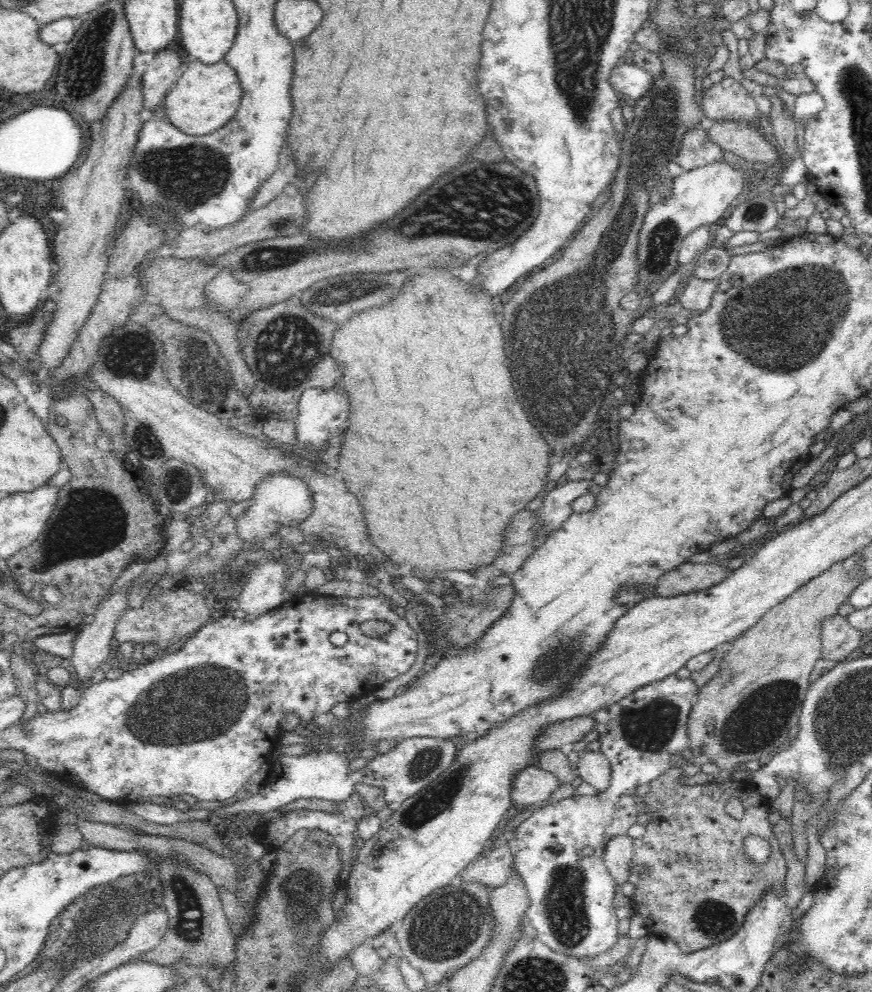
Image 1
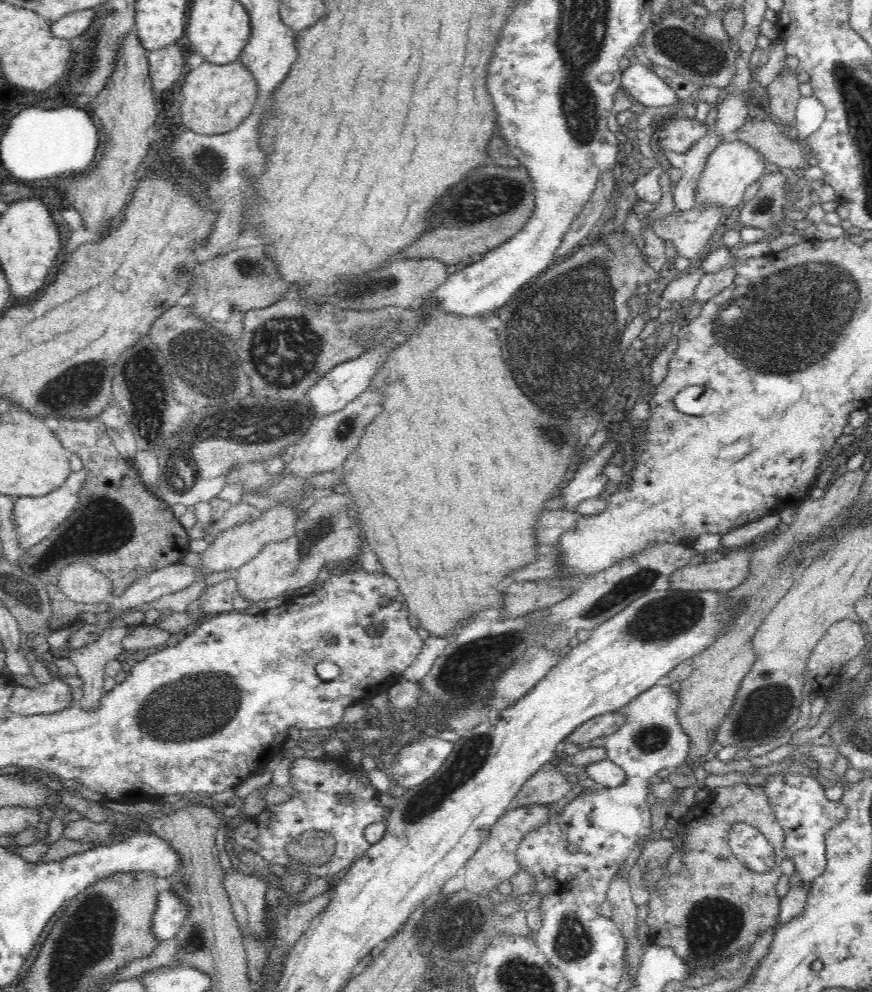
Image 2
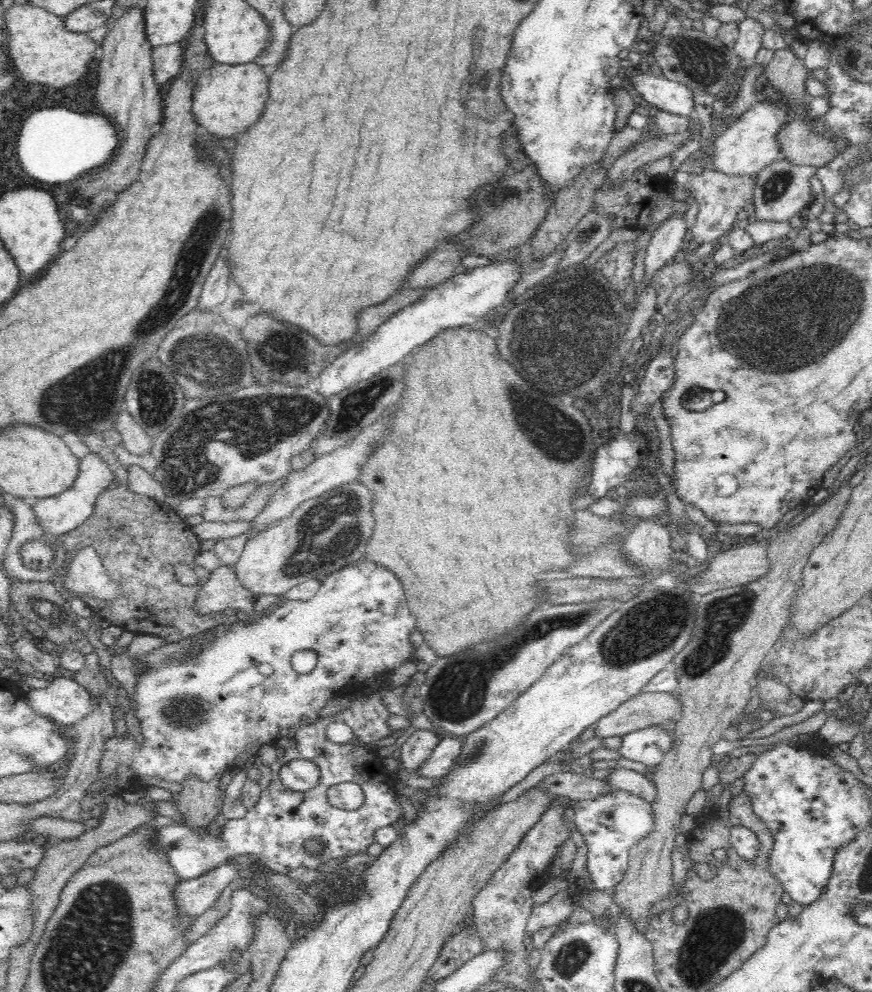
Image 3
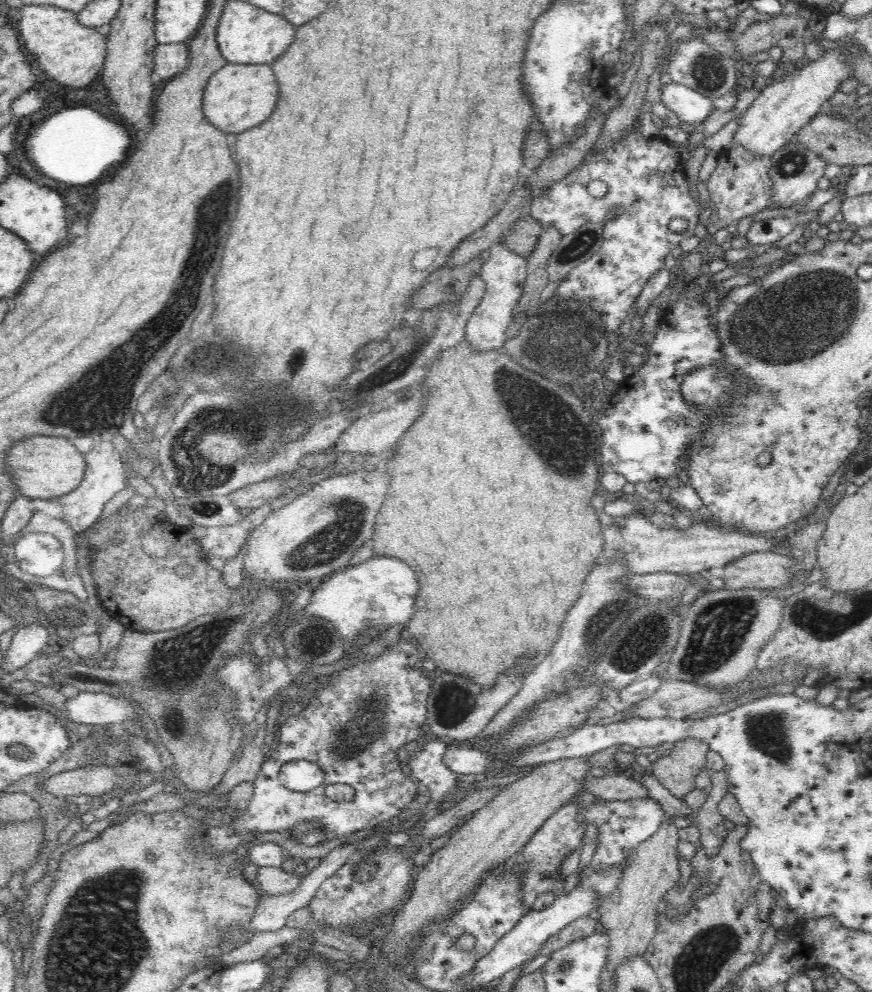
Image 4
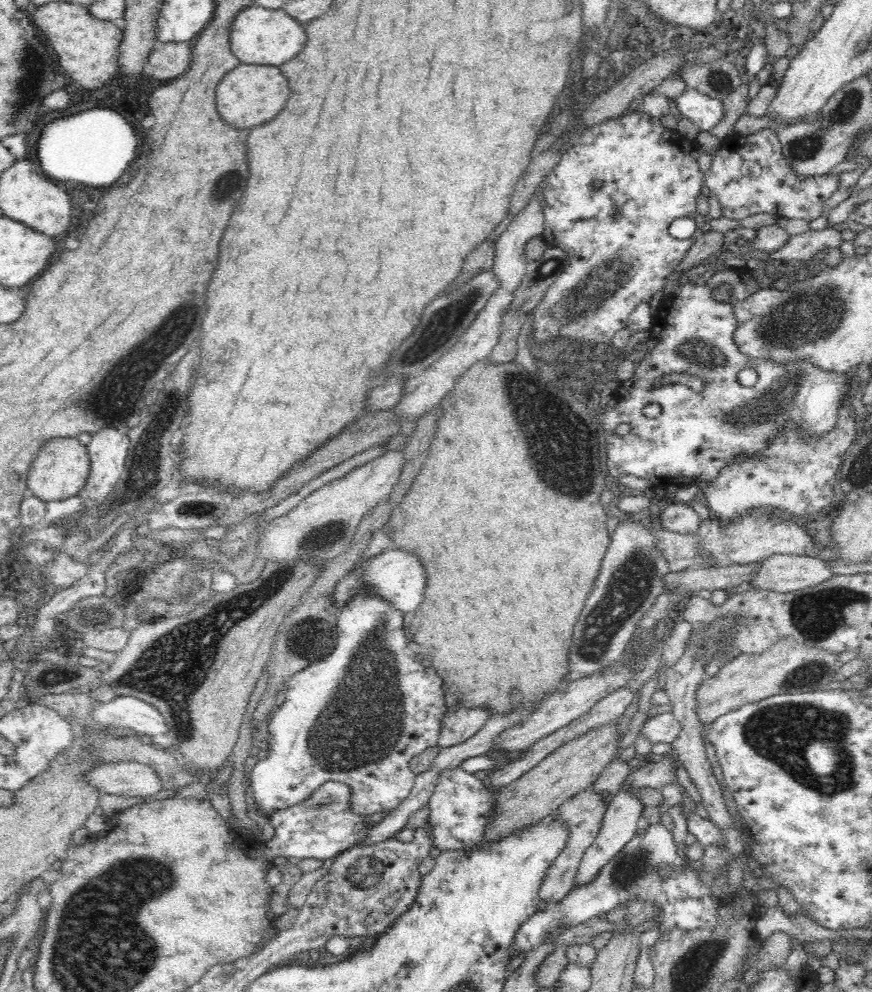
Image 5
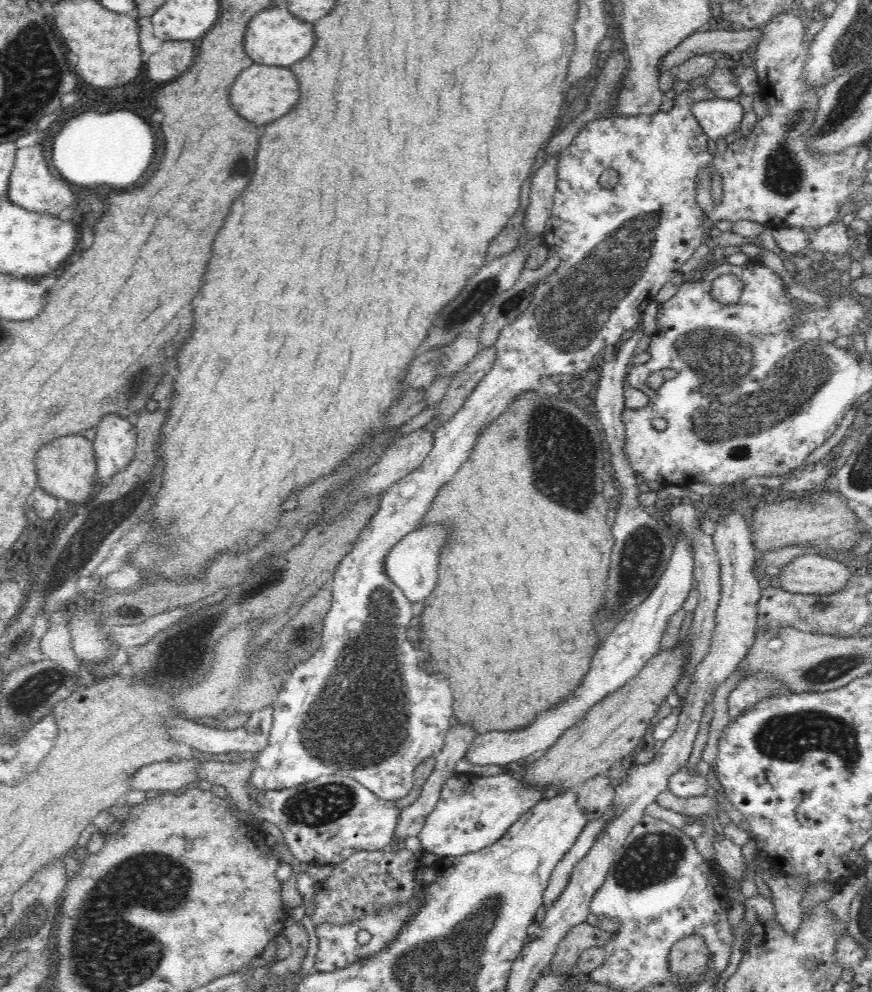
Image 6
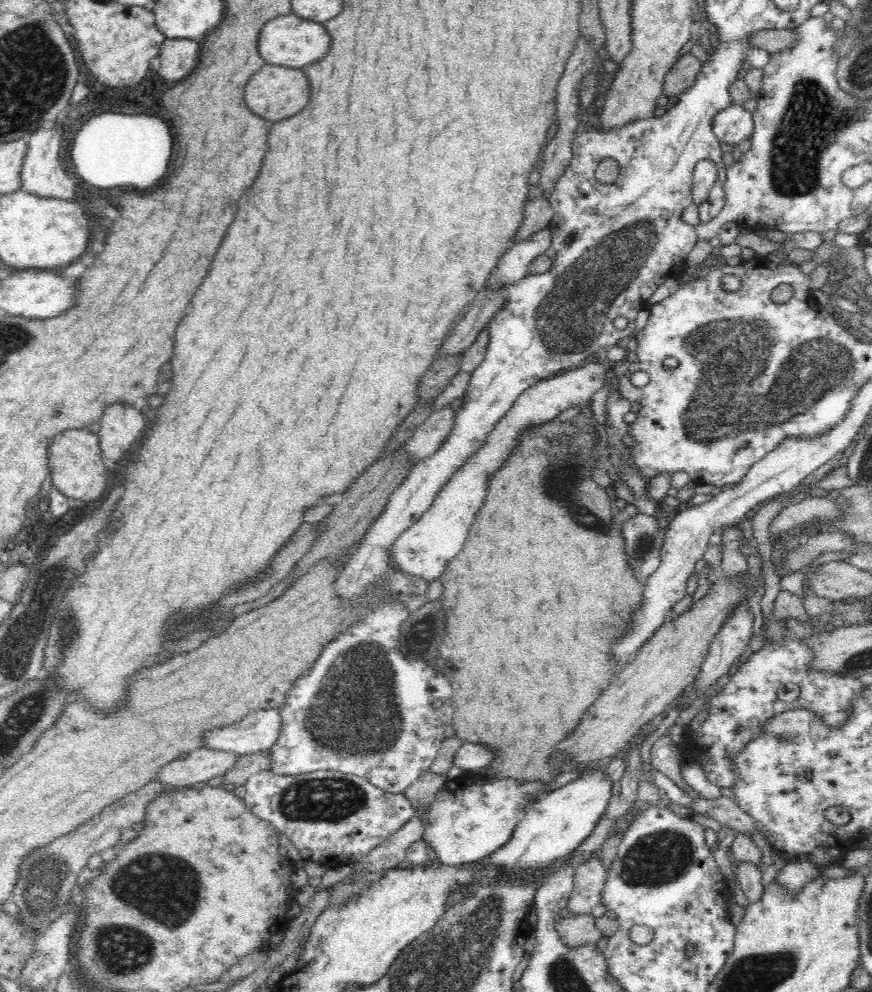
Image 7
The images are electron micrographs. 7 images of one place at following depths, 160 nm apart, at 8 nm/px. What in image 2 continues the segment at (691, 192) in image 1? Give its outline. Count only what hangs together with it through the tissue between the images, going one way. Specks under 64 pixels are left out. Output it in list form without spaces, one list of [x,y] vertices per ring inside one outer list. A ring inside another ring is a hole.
[[[730,138],[722,141],[711,153],[695,188],[695,206],[717,204],[719,207],[734,207],[744,201],[744,192],[753,182],[760,181],[771,165],[749,144]]]

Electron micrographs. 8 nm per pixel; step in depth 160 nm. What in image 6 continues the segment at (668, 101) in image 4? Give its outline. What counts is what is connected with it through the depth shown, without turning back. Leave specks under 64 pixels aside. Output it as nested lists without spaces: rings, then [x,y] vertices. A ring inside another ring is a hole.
[[[735,99],[701,100],[691,106],[691,111],[703,131],[715,140],[735,131],[745,115],[742,105]]]

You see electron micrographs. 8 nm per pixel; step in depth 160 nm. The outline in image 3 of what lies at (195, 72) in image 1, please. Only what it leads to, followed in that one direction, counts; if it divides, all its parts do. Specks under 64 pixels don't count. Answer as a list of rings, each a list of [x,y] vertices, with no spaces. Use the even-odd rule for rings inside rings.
[[[215,62],[199,76],[193,92],[192,114],[210,134],[221,138],[238,137],[262,114],[269,80],[269,73],[255,62],[235,65]]]

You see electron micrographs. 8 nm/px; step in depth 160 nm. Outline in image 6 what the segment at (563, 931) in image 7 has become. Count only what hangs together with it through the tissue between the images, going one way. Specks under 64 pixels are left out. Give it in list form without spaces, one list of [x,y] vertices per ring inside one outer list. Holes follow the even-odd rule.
[[[586,922],[574,926],[558,945],[552,962],[549,964],[551,972],[555,974],[570,972],[570,968],[574,966],[583,950],[592,946],[604,947],[612,938],[614,938],[614,933],[606,932]]]

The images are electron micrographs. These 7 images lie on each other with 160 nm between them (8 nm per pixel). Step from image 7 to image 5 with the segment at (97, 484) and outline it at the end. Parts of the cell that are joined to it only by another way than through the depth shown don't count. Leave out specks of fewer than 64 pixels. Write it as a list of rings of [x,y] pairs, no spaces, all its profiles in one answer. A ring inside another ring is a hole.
[[[54,438],[48,440],[34,457],[27,472],[29,494],[40,500],[66,500],[83,490],[90,474],[91,460],[87,447],[77,438]]]

